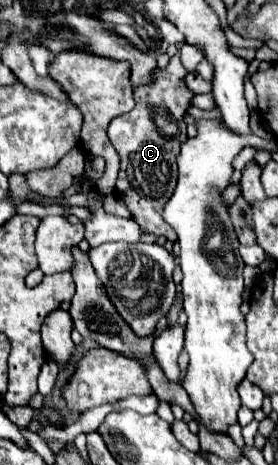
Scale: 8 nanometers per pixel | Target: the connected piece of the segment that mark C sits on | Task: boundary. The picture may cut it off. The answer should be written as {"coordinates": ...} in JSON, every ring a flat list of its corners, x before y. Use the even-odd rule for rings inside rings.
{"coordinates":[[173,56,165,70,155,72,155,80,147,86,137,86,135,108,129,114,117,116,109,124,109,140,115,146,121,158,121,170,117,178,117,194,127,204,131,218,145,230,155,236,167,236,167,240,177,242,177,234,165,220,163,208,173,196,177,184,177,154,179,146,185,140,185,112,191,106,193,92,185,84,187,70,183,68,179,56],[159,126,177,126,181,128,175,136,165,136]]}

